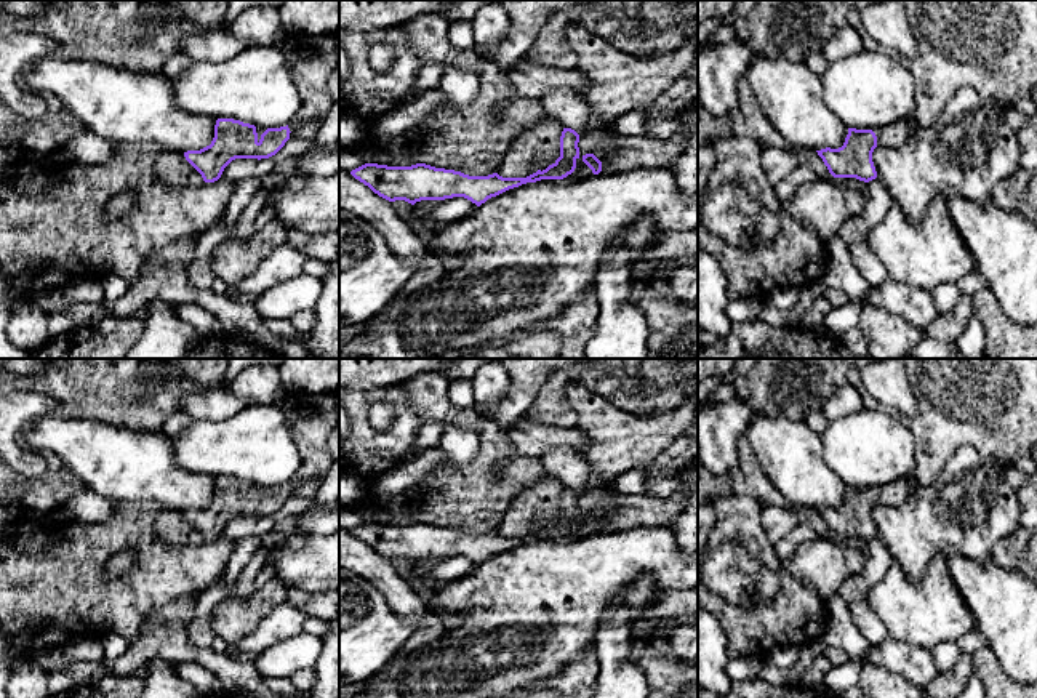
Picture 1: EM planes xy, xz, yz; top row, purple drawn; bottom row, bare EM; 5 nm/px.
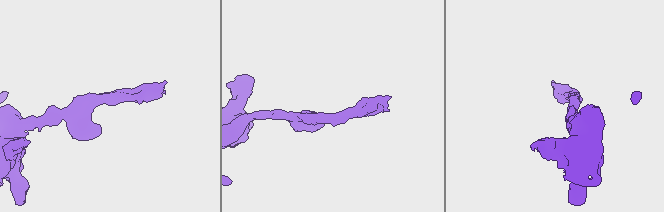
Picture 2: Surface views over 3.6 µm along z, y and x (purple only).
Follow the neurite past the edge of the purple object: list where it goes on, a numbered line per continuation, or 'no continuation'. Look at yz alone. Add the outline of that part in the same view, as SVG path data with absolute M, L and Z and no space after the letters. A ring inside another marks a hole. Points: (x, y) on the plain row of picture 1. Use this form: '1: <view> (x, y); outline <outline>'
1: yz (895, 493); outline M903 479L893 483L874 487L872 490L877 495L877 504L880 506L901 506L909 498L915 479Z

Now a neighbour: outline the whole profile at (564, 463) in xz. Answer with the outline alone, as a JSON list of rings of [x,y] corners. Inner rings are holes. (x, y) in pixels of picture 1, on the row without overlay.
[[[568,447],[552,448],[539,459],[551,475],[576,491],[584,490],[592,482],[589,464]]]

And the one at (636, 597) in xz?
[[[642,575],[626,592],[618,599],[618,605],[639,612],[650,600],[650,591],[655,584],[653,575]]]

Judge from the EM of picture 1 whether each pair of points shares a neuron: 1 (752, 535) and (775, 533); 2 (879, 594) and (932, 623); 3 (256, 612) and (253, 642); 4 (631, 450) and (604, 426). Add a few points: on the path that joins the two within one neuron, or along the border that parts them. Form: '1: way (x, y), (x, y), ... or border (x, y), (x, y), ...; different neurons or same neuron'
1: border (760, 506), (760, 525), (773, 545); different neurons
2: way (892, 597), (909, 612), (919, 613); same neuron
3: border (280, 604), (236, 644); different neurons
4: way (624, 444), (610, 431); same neuron

